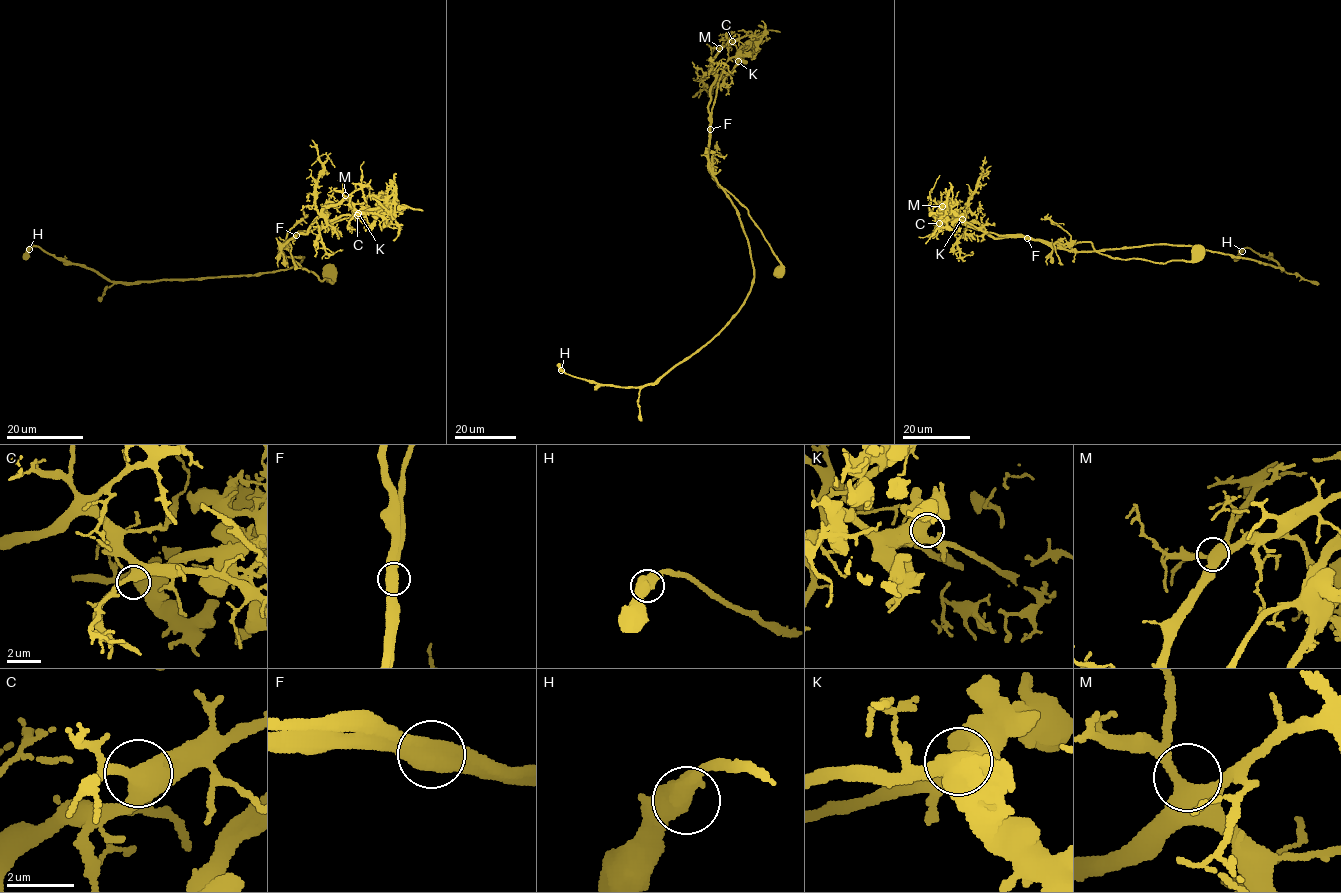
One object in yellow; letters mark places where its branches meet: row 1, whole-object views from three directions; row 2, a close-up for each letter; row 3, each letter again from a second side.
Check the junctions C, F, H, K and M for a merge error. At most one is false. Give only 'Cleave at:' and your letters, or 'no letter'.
Cleave at: F

